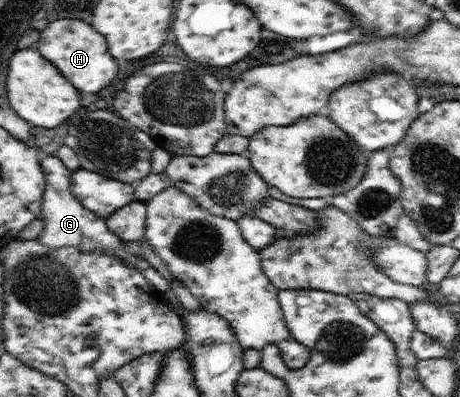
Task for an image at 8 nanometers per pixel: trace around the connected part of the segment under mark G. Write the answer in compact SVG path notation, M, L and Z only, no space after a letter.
M41 154L40 167L44 177L46 178L46 186L44 189L42 210L40 211L40 219L42 219L46 227L40 236L36 238L49 248L61 247L77 247L81 252L105 251L108 255L120 256L127 265L140 268L144 272L144 277L159 290L160 293L166 293L171 289L171 283L168 282L158 270L144 259L133 254L128 254L122 248L124 242L113 231L109 230L106 221L102 220L98 215L86 207L74 197L72 193L72 175L73 172L64 166L64 163L58 157L50 157L50 155Z

